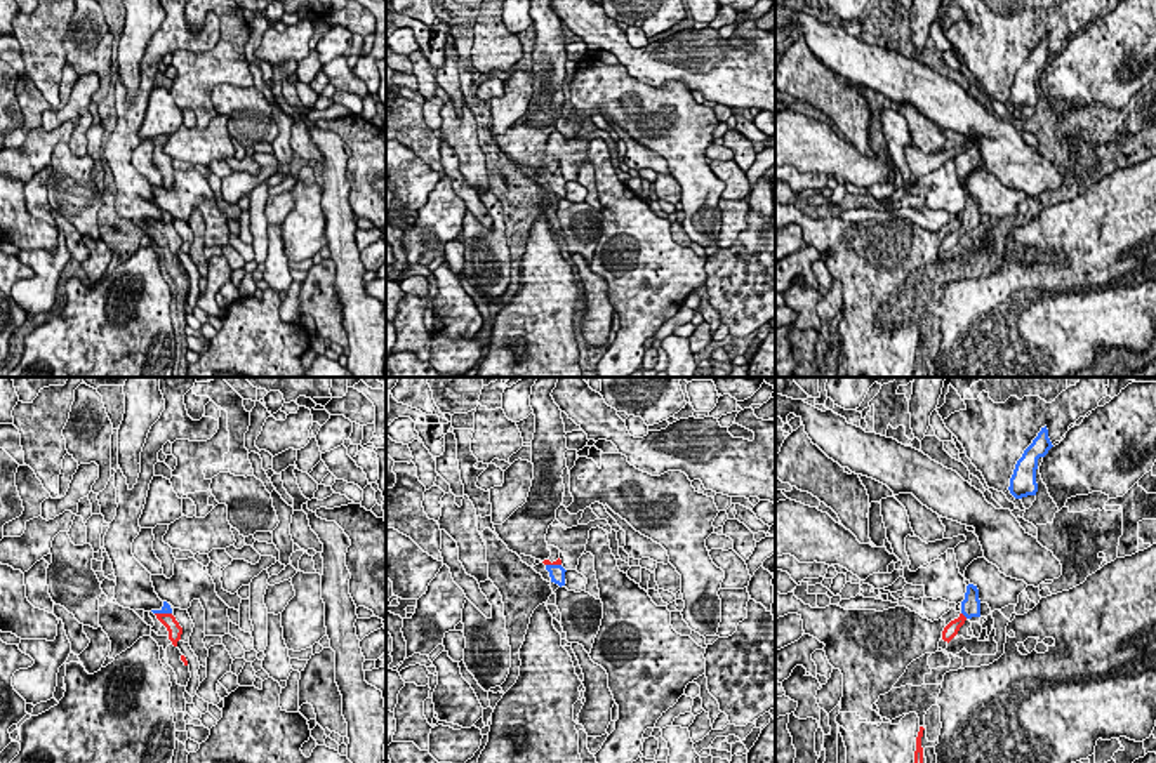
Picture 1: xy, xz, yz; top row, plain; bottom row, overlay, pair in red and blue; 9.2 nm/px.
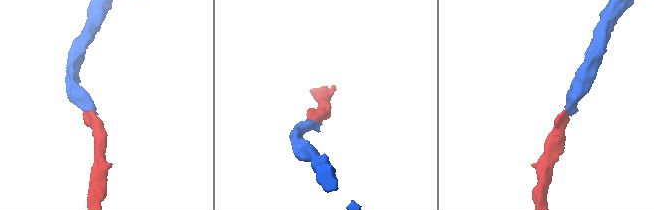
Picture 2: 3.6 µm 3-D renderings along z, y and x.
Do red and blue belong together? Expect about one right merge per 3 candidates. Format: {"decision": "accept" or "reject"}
{"decision": "accept"}

